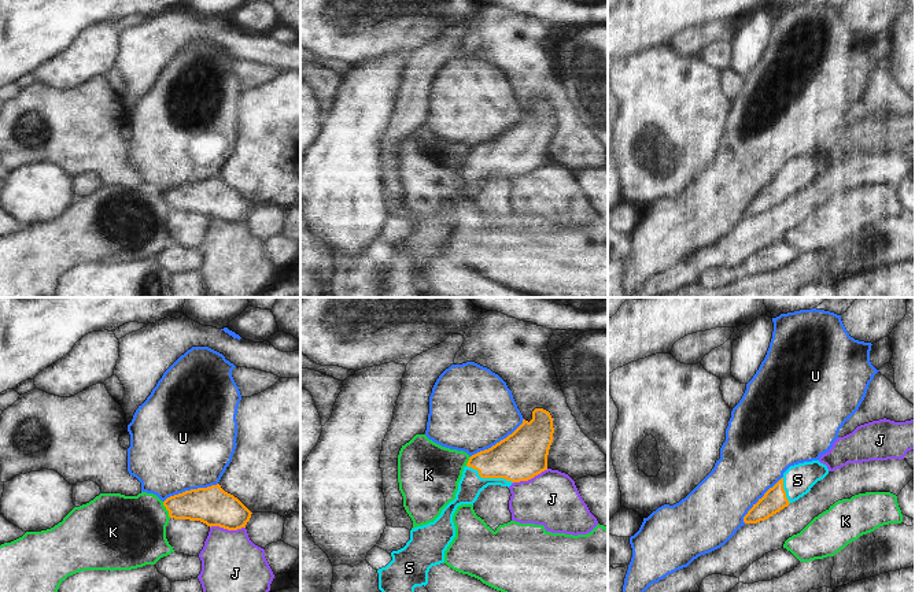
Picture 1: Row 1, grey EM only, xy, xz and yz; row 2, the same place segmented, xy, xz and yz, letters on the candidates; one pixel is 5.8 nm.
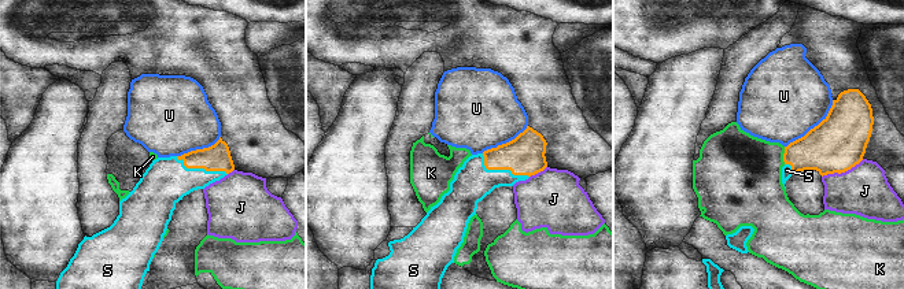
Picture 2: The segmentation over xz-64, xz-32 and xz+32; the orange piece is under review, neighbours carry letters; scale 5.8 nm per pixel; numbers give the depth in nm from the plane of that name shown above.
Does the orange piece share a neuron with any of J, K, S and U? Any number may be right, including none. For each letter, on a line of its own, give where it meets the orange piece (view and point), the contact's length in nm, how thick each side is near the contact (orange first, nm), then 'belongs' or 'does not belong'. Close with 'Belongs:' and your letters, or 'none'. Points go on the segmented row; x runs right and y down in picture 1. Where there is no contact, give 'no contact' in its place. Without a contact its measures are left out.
J: meets orange in xy at (228, 529); contact 200 nm long; 220 nm thick on the orange side, 360 nm on the other; does not belong
K: meets orange in xy at (166, 509); contact 110 nm long; 220 nm thick on the orange side, 420 nm on the other; does not belong
S: meets orange in xz at (489, 477); contact 300 nm long; 280 nm thick on the orange side, 140 nm on the other; belongs
U: meets orange in xz at (500, 441); contact 380 nm long; 280 nm thick on the orange side, 480 nm on the other; does not belong
Belongs: S

